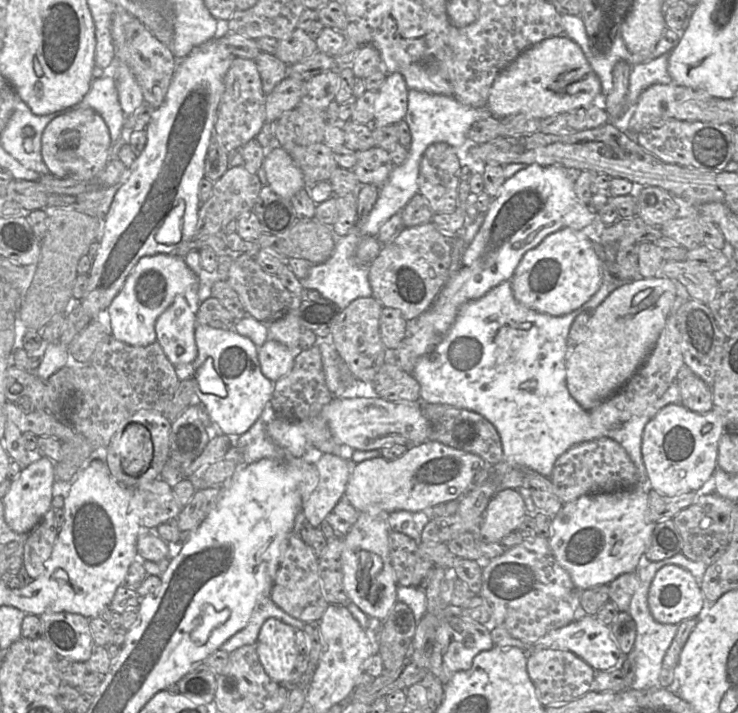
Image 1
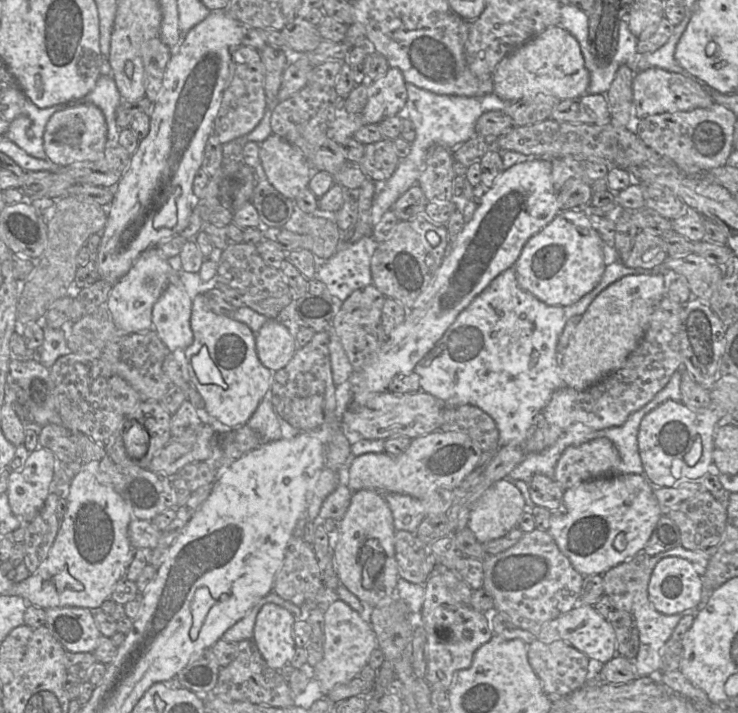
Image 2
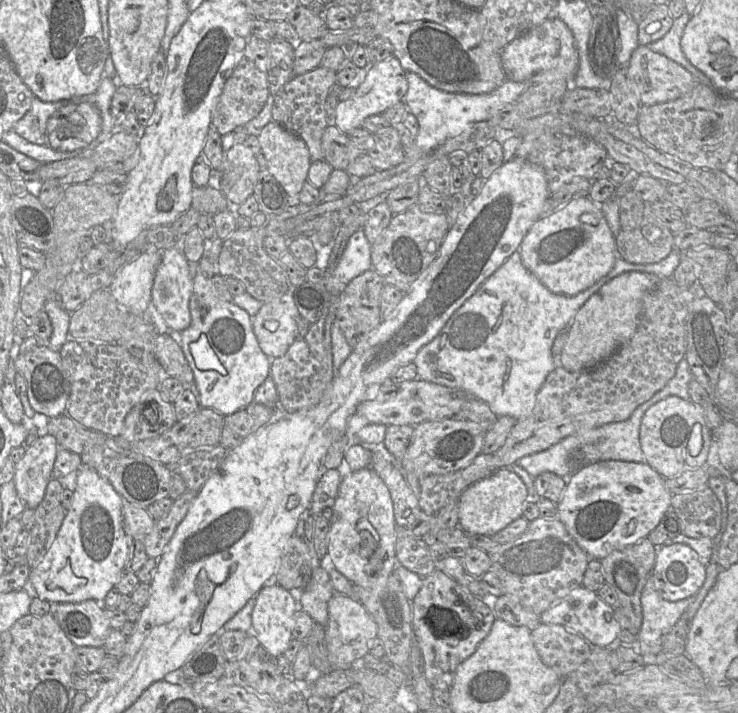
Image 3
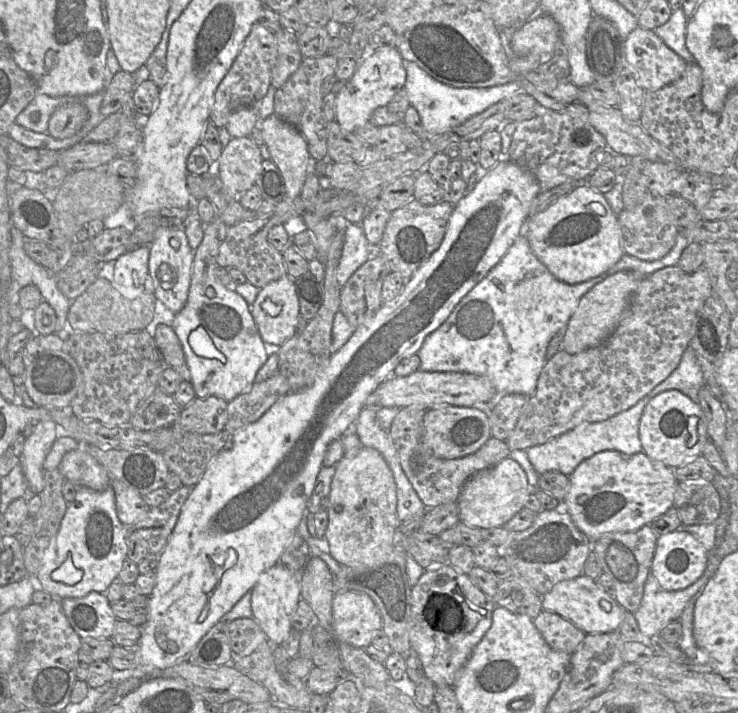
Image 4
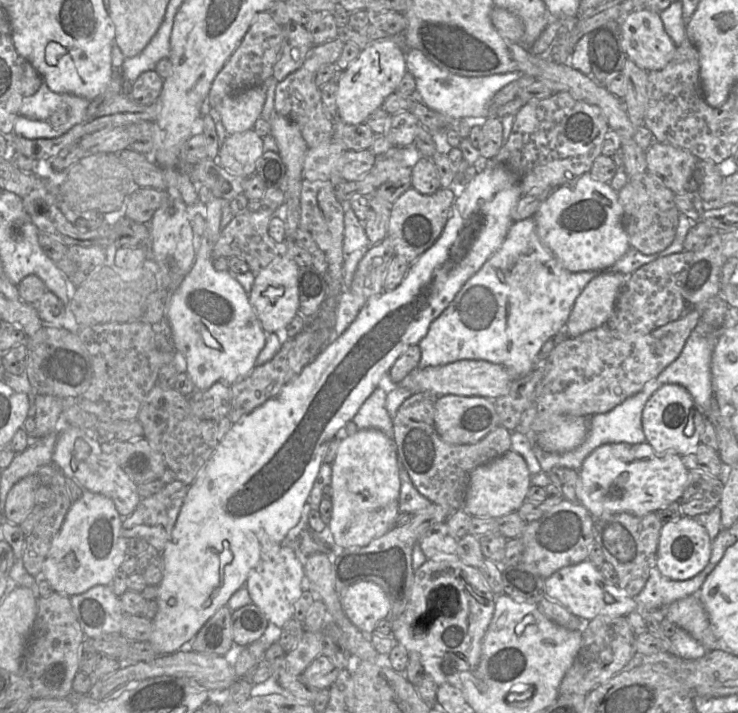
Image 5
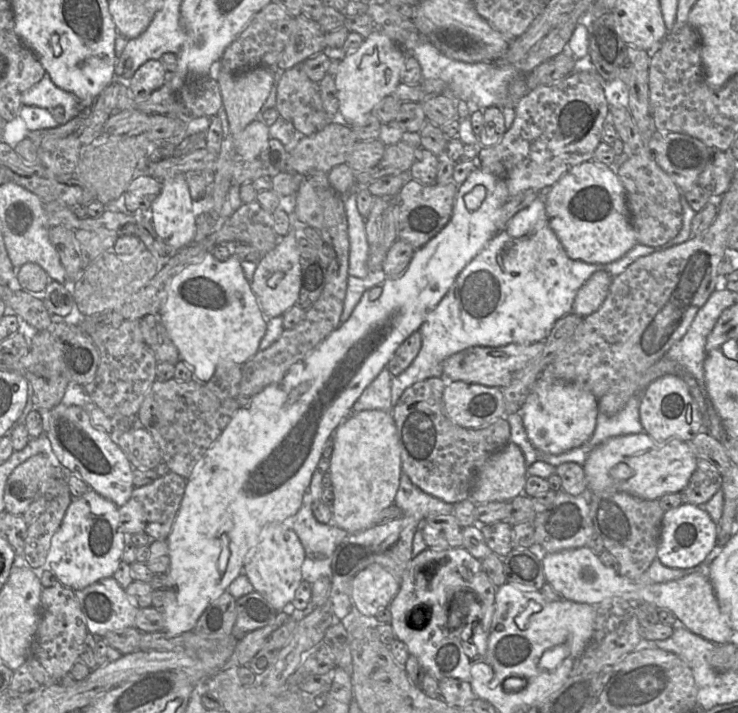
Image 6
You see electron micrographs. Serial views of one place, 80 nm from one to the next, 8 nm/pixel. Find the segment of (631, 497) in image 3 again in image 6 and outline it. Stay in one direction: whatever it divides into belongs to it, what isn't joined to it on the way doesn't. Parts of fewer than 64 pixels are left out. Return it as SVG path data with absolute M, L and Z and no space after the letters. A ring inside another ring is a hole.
M642 432L605 441L589 454L583 468L592 494L626 492L642 499L659 500L666 494L681 493L697 465L691 442L679 439L658 442Z

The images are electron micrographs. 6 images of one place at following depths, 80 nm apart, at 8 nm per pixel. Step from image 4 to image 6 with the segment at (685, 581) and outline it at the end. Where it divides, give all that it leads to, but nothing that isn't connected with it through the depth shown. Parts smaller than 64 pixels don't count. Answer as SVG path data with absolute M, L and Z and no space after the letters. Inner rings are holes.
M682 503L665 512L657 558L669 568L695 570L716 545L717 525L703 507Z

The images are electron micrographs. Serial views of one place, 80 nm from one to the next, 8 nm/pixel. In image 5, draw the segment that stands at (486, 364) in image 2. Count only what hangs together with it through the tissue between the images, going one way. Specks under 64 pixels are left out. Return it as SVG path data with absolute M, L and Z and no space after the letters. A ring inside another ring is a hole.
M680 213L674 241L658 253L646 255L630 248L622 258L607 269L571 272L565 269L541 242L534 217L514 221L500 248L463 285L448 307L431 323L427 334L419 342L421 357L417 368L474 359L503 365L514 377L525 376L532 371L535 359L544 343L565 328L577 297L592 278L608 271L628 276L659 257L682 252L684 241L693 223L685 214Z

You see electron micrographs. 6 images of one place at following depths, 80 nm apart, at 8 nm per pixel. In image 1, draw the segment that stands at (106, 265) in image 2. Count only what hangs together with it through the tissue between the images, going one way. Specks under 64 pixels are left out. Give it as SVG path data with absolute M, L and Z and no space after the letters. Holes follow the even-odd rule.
M216 37L197 46L178 62L164 103L153 111L148 125L145 148L136 156L127 171L125 181L116 191L105 220L100 247L92 262L87 290L81 305L90 321L102 317L113 299L120 292L140 259L156 254L177 256L176 251L193 239L198 223L199 184L204 178L209 140L215 128L219 102L224 90L224 77L234 59L221 38Z

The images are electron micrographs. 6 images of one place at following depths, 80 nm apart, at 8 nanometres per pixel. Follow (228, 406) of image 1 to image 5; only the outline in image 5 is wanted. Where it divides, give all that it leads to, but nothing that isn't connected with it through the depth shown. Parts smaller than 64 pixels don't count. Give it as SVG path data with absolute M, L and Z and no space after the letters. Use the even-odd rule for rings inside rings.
M213 197L207 206L204 233L194 265L181 284L170 294L167 320L172 329L172 343L181 360L181 367L188 373L198 391L210 388L221 381L230 386L244 379L255 367L256 360L266 344L266 332L250 303L249 294L230 271L217 271L213 250L221 233L220 223L224 200Z

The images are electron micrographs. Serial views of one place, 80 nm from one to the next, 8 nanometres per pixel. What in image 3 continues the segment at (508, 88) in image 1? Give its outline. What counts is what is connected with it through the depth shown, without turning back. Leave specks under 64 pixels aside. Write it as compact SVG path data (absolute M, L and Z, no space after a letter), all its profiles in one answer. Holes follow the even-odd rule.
M554 16L510 42L502 51L501 62L506 79L515 82L528 81L541 71L554 71L574 85L579 55L572 32L563 21Z

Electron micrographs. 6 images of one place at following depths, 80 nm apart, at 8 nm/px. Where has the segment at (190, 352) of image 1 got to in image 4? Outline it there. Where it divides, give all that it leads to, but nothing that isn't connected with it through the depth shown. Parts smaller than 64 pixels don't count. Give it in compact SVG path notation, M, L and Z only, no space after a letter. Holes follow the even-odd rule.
M161 226L156 230L149 249L149 273L153 281L155 297L177 314L184 308L188 299L195 251L188 243L184 227L168 226Z

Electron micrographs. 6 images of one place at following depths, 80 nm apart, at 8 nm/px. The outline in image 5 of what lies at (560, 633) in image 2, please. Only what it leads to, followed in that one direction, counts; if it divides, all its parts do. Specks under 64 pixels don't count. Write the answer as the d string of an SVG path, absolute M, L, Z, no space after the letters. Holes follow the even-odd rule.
M589 560L566 566L545 579L545 594L563 605L570 613L584 622L599 615L627 616L636 610L637 602L616 585L609 585L600 570Z

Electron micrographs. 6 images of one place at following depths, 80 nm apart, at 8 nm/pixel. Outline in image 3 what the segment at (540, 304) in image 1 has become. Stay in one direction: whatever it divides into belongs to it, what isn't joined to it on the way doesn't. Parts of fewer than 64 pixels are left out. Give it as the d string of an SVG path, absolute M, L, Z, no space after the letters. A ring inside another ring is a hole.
M582 196L538 219L521 243L520 256L523 265L551 292L573 296L610 271L617 257L616 237L600 205Z

